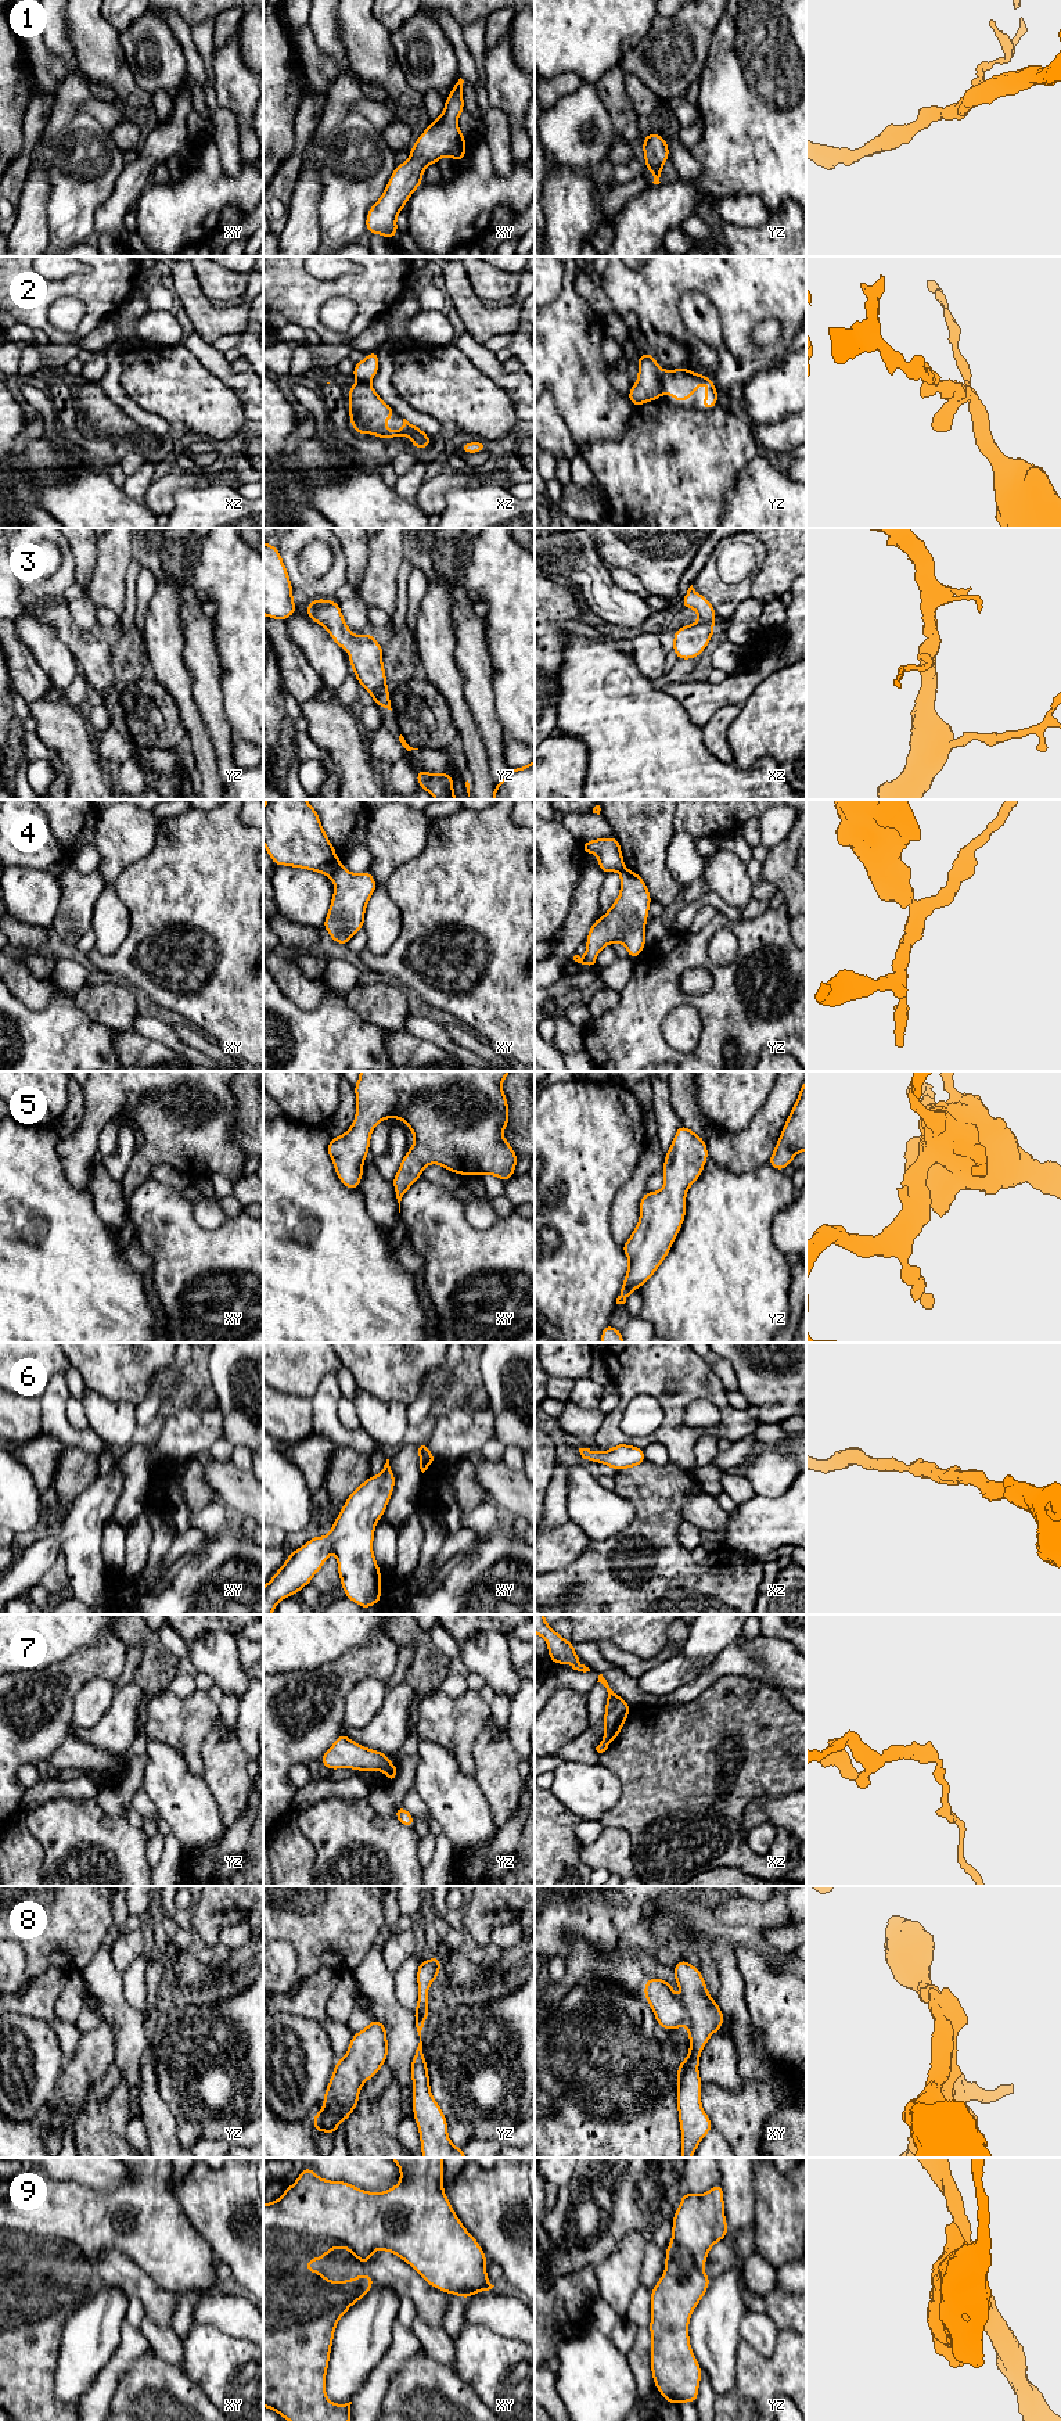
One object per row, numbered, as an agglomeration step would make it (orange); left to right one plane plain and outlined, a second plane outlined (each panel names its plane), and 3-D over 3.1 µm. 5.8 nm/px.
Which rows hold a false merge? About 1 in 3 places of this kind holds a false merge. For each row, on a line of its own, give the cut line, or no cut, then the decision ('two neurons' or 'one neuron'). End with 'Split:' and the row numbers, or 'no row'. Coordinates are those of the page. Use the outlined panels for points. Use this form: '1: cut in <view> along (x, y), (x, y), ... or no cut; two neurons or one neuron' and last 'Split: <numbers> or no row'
1: no cut; one neuron
2: cut in yz along (662, 370), (661, 392); two neurons
3: no cut; one neuron
4: cut in xy along (341, 865), (330, 876); two neurons
5: no cut; one neuron
6: no cut; one neuron
7: cut in yz along (392, 1766), (387, 1773); two neurons
8: cut in xy along (679, 2000), (686, 2012), (687, 2022); two neurons
9: no cut; one neuron
Split: 2, 4, 7, 8

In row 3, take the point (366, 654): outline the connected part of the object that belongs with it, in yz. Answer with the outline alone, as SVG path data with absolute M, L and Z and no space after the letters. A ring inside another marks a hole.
M314 599L306 606L306 614L328 631L332 640L349 651L349 664L355 676L371 696L377 707L392 711L386 675L382 665L384 650L370 632L357 637L346 625L339 603Z

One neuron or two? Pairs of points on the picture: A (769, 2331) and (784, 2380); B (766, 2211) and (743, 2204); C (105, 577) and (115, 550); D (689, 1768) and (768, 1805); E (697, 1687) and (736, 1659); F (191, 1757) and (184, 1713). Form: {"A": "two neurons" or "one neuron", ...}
{"A": "two neurons", "B": "two neurons", "C": "one neuron", "D": "two neurons", "E": "one neuron", "F": "one neuron"}

